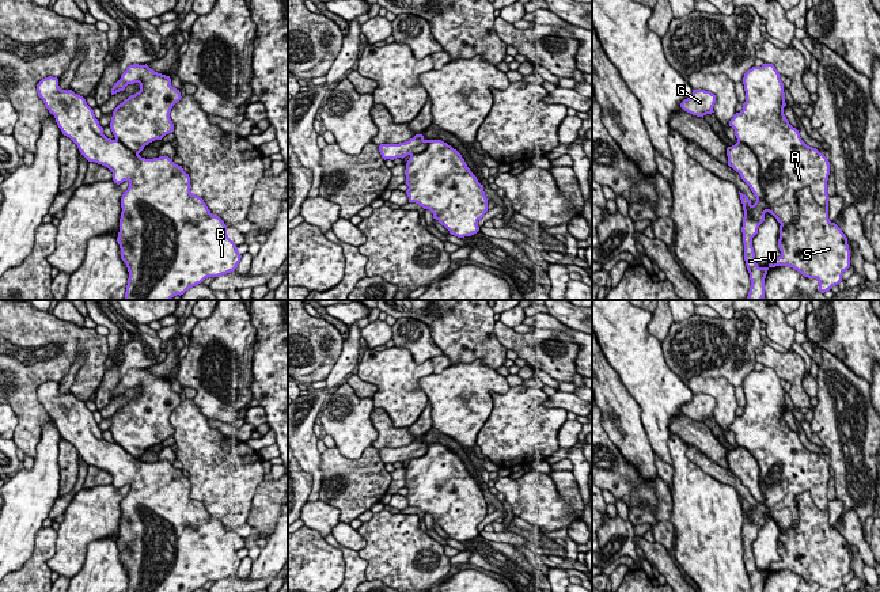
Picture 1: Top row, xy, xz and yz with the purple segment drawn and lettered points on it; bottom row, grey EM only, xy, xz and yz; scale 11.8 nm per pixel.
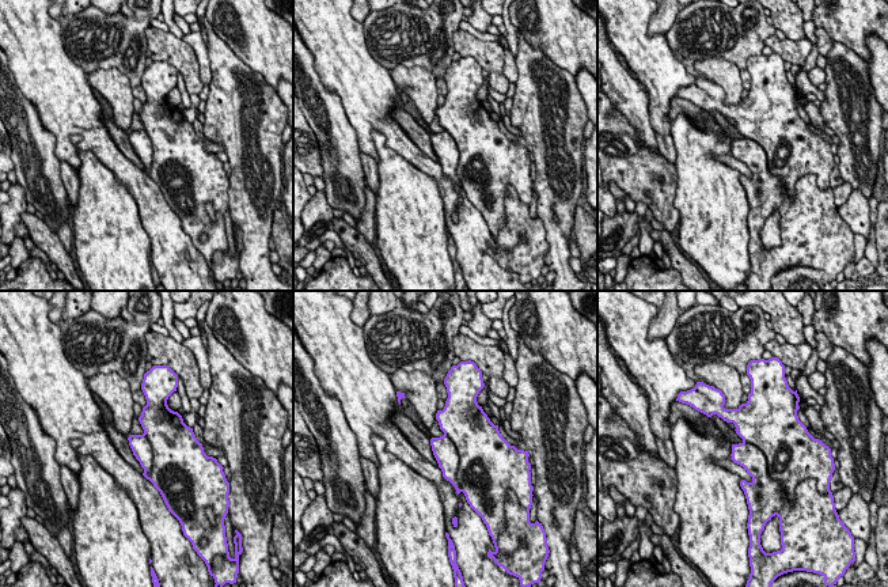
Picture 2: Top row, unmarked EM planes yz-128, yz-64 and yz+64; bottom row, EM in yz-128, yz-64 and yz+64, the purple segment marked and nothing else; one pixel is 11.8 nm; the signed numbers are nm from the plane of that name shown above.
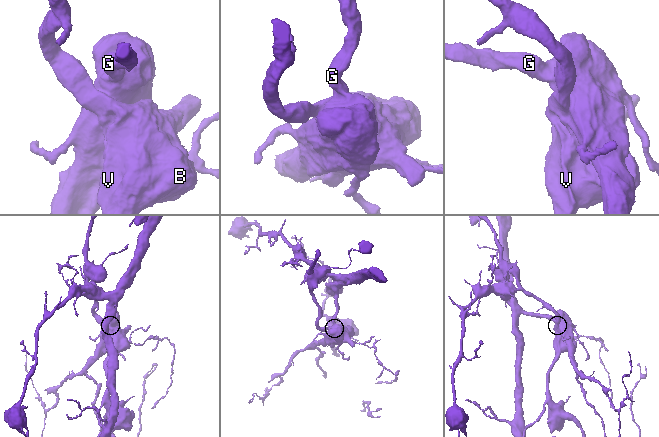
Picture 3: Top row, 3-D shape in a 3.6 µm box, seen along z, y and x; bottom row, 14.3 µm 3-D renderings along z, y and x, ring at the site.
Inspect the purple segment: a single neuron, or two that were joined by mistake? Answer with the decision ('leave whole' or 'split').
split

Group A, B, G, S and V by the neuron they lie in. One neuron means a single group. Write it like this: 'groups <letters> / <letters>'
groups A G / B S V

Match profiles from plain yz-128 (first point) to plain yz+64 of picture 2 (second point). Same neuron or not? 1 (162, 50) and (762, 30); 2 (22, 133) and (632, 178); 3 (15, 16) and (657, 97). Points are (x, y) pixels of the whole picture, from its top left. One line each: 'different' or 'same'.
1: different
2: different
3: same

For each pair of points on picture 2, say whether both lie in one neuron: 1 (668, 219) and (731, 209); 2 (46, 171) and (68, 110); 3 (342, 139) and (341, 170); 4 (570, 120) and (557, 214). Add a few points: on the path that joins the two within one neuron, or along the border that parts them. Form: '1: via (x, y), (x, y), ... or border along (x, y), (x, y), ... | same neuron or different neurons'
1: border along (676, 186), (674, 207), (680, 218) | different neurons
2: border along (38, 118), (54, 137), (54, 155), (60, 161) | different neurons
3: via (341, 147), (341, 162) | same neuron
4: via (558, 143), (558, 190) | same neuron

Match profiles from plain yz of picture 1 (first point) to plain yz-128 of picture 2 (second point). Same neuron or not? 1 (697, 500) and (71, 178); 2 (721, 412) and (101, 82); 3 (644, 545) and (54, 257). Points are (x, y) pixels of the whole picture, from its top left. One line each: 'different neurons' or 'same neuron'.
1: different neurons
2: same neuron
3: same neuron

